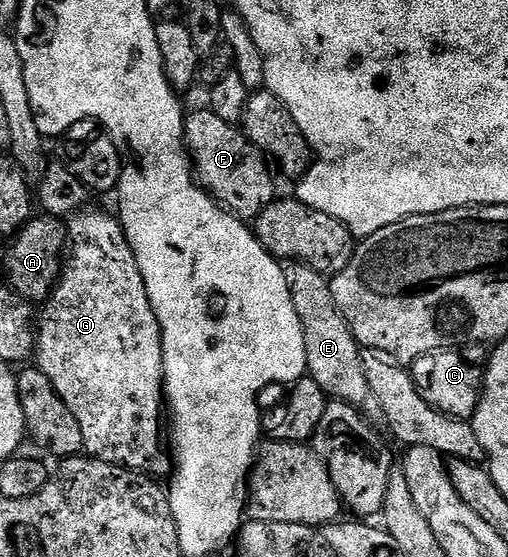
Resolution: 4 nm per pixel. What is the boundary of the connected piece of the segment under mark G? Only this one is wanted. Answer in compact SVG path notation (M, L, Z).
M85 209L67 223L66 257L60 277L52 293L44 299L35 323L35 369L41 370L54 392L70 408L78 428L82 428L84 450L91 457L125 466L139 474L167 475L174 462L166 449L166 438L160 435L160 417L165 417L166 406L162 393L164 357L160 325L150 308L146 284L134 260L134 252L120 227L119 217L103 214L100 210Z

